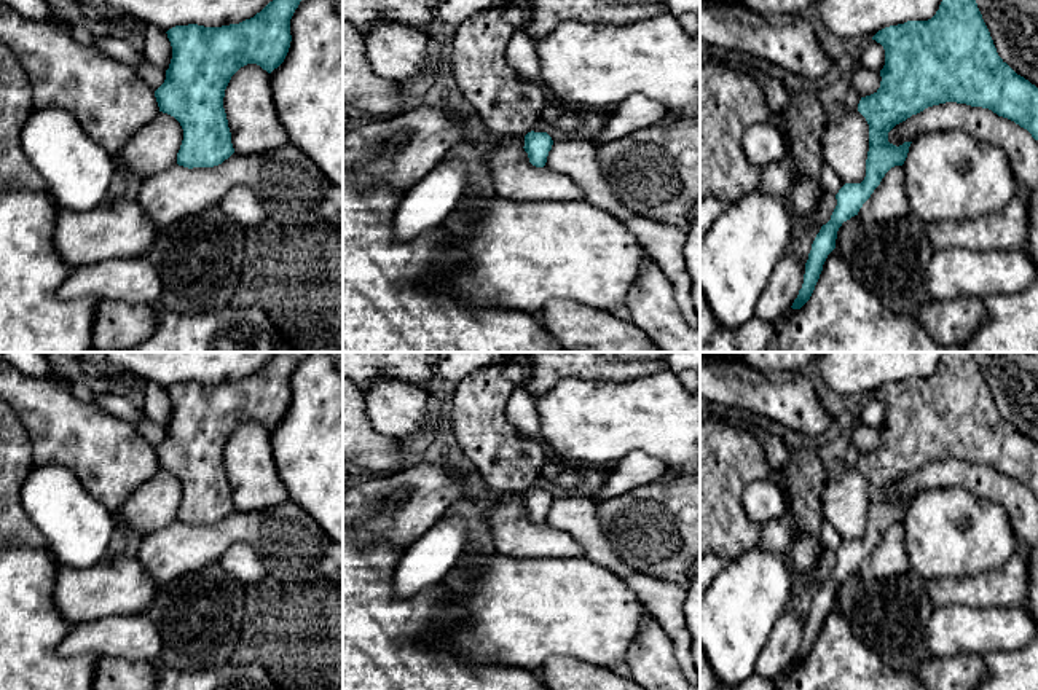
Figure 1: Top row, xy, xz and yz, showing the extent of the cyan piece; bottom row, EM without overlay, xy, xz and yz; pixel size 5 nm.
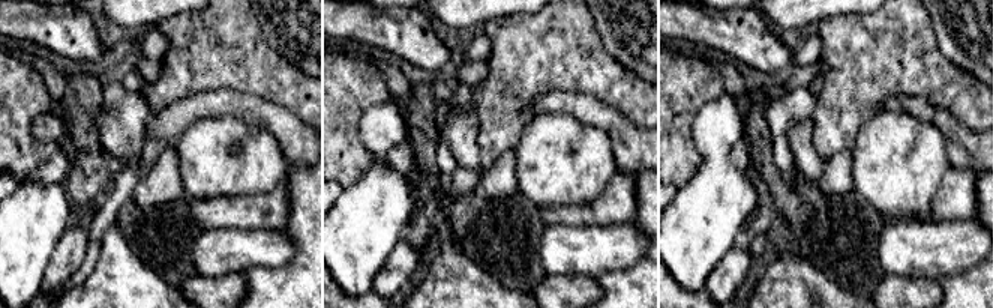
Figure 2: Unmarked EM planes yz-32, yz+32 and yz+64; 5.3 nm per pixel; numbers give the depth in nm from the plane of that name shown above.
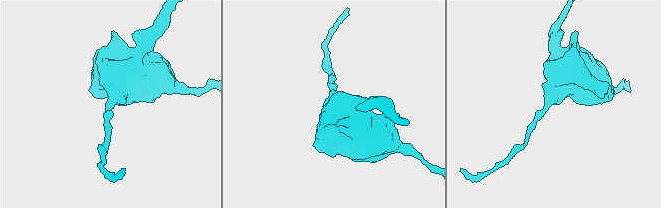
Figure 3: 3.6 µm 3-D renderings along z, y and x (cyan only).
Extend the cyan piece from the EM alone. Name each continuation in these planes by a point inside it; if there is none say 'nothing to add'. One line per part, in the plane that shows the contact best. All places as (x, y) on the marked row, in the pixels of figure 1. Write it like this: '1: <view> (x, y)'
nothing to add

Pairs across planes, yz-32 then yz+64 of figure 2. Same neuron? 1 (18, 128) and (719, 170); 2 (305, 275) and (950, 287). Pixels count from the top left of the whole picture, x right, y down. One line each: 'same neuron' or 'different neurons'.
1: different neurons
2: same neuron

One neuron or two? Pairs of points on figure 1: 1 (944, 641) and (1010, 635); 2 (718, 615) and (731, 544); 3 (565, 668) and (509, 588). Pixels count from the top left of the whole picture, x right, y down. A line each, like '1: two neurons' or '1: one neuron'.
1: one neuron
2: two neurons
3: two neurons

